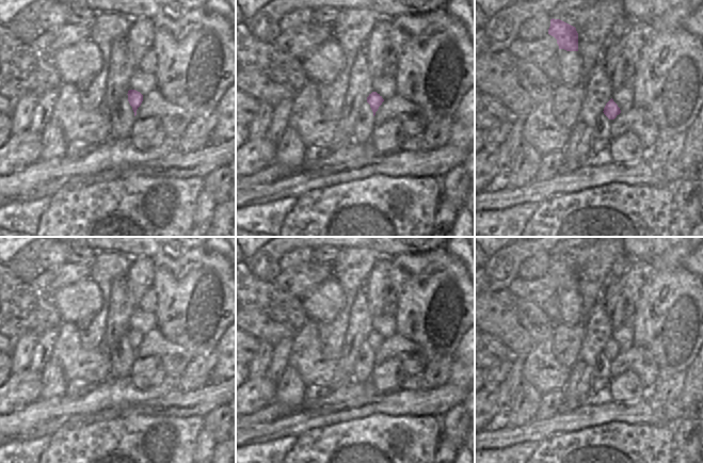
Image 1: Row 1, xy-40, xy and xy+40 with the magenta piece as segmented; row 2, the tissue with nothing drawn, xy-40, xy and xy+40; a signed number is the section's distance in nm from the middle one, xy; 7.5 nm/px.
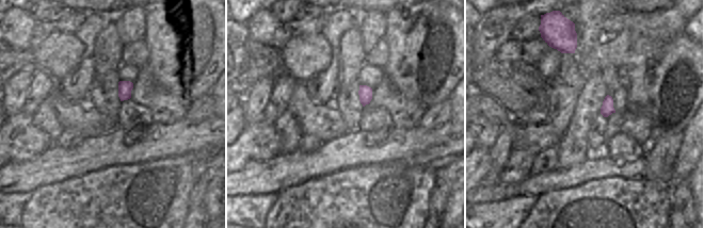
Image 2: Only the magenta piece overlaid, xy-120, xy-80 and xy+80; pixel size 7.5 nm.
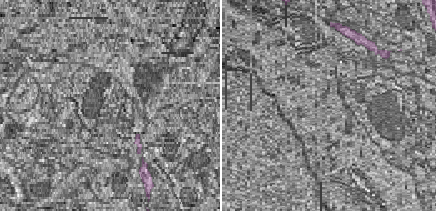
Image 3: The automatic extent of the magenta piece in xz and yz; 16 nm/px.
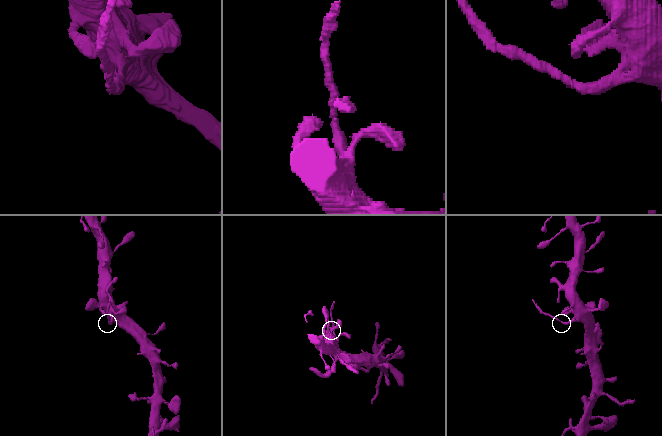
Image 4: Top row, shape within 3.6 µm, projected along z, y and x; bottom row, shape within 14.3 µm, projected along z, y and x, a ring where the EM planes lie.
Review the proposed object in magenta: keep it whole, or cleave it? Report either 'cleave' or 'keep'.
cleave

